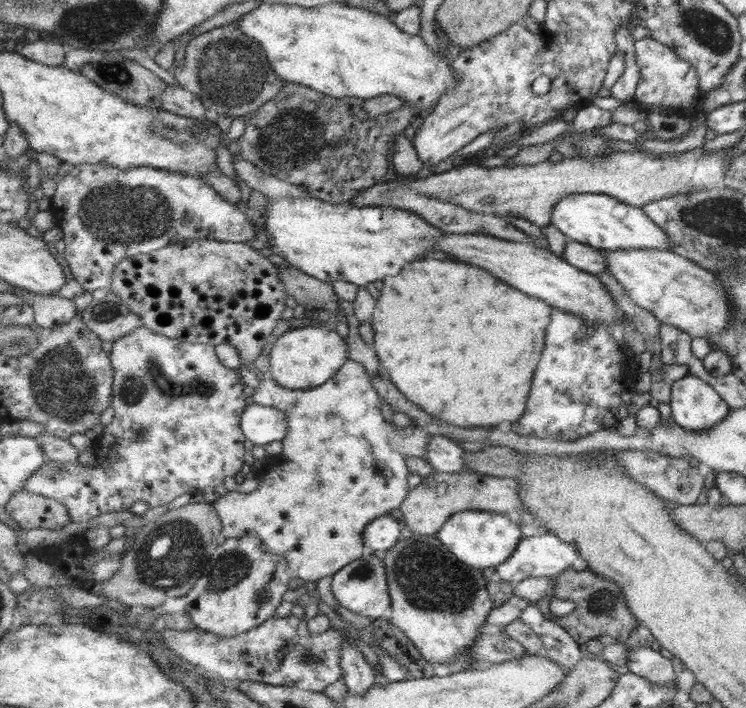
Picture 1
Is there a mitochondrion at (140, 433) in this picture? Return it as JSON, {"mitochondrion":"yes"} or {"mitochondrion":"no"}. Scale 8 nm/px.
{"mitochondrion":"yes"}

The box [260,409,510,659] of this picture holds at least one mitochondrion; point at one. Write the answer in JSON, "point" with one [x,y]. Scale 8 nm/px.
{"point":[431,581]}

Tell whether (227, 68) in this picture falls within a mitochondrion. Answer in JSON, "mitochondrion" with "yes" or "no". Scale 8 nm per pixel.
{"mitochondrion":"yes"}

